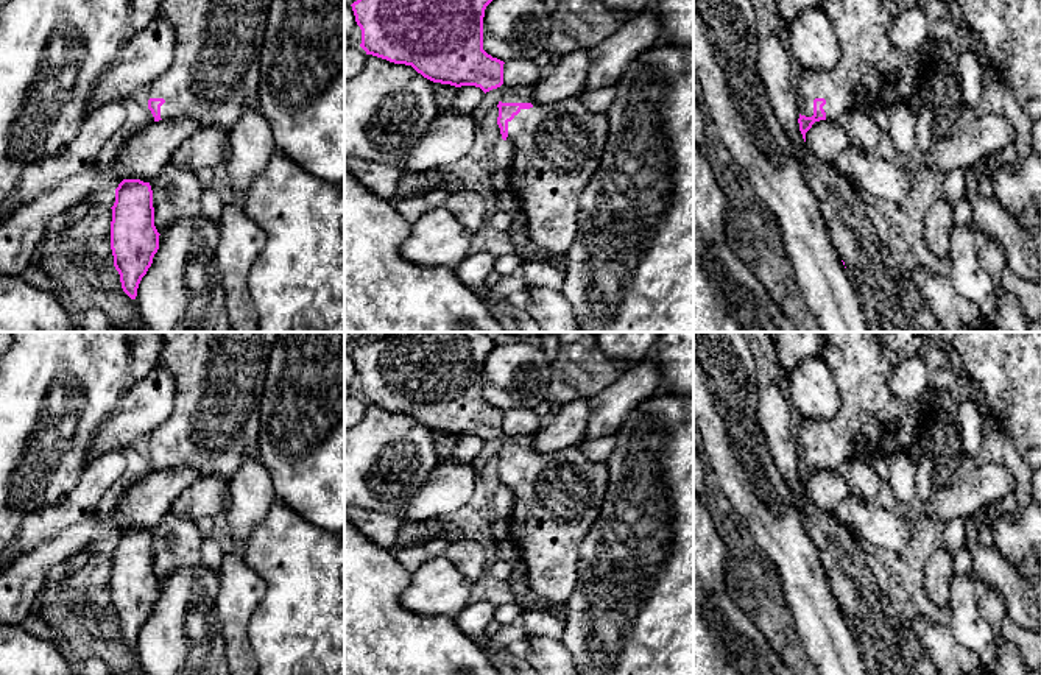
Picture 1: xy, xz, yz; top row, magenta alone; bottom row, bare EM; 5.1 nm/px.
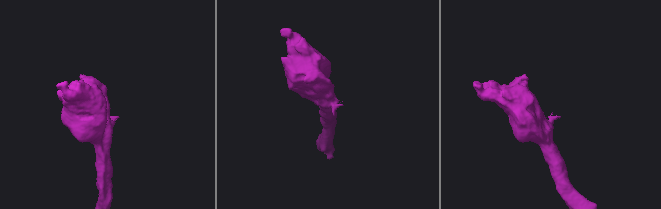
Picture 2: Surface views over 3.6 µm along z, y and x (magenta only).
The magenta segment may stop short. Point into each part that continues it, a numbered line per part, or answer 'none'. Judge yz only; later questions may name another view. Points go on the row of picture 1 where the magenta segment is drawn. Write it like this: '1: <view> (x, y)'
1: yz (871, 72)

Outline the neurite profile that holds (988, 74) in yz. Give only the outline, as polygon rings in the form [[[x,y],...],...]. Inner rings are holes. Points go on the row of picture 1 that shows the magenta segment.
[[[968,30],[968,37],[972,42],[974,48],[982,53],[986,58],[986,67],[982,70],[982,84],[983,84],[983,90],[988,89],[990,86],[993,86],[994,83],[999,81],[997,72],[985,50],[985,47],[971,34],[971,31]]]

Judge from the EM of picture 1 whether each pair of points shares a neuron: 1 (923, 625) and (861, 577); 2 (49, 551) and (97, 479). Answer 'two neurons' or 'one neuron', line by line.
1: two neurons
2: two neurons

